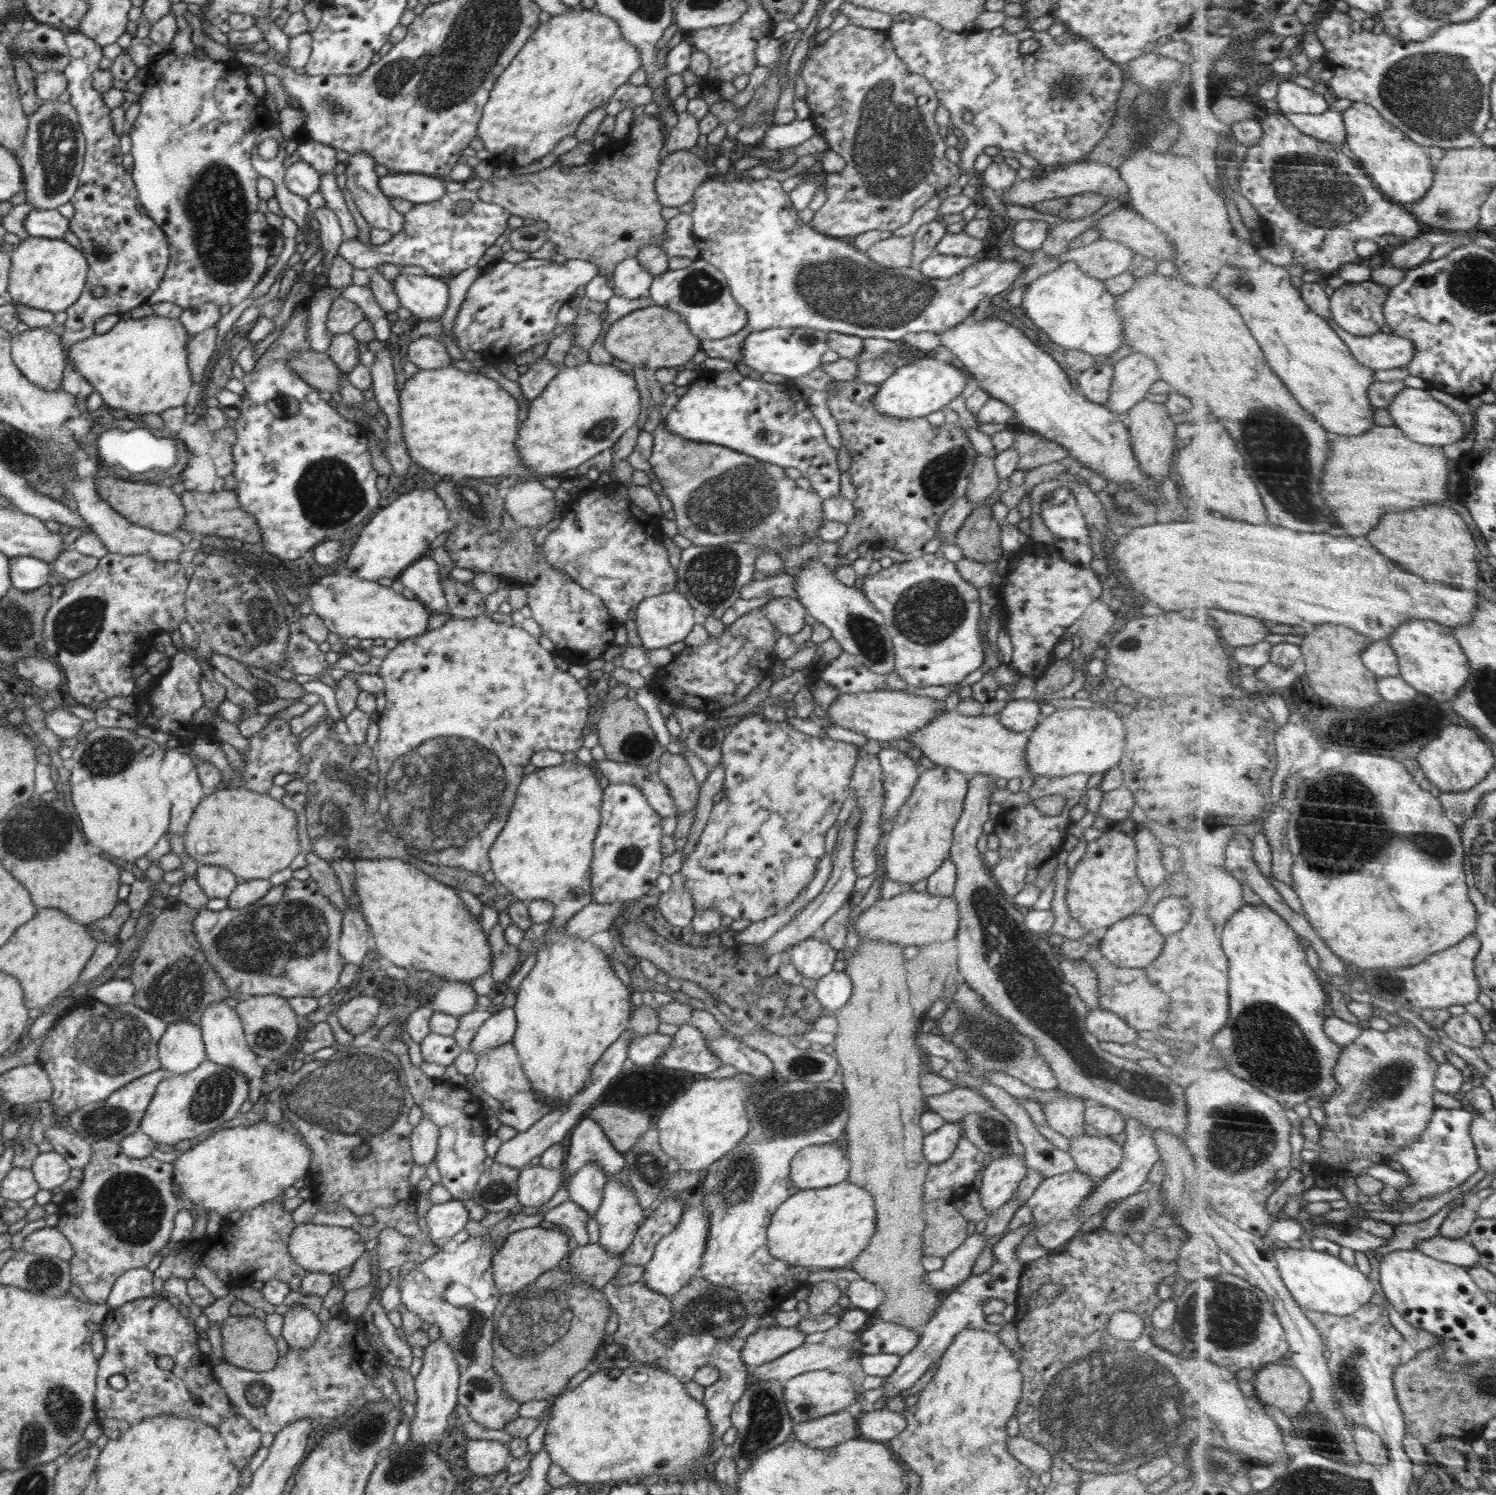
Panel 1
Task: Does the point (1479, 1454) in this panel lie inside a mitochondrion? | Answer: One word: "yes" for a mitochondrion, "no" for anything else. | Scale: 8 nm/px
no

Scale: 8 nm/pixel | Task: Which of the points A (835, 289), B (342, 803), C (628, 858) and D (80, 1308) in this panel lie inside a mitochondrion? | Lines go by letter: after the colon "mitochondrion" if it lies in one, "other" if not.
A: mitochondrion
B: mitochondrion
C: mitochondrion
D: other

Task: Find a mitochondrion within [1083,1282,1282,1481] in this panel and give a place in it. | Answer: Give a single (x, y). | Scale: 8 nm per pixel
(1220, 1465)

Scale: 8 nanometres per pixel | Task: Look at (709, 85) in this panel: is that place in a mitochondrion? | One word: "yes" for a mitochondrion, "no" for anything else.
no

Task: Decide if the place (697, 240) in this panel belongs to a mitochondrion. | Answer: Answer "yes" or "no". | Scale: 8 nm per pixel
no

